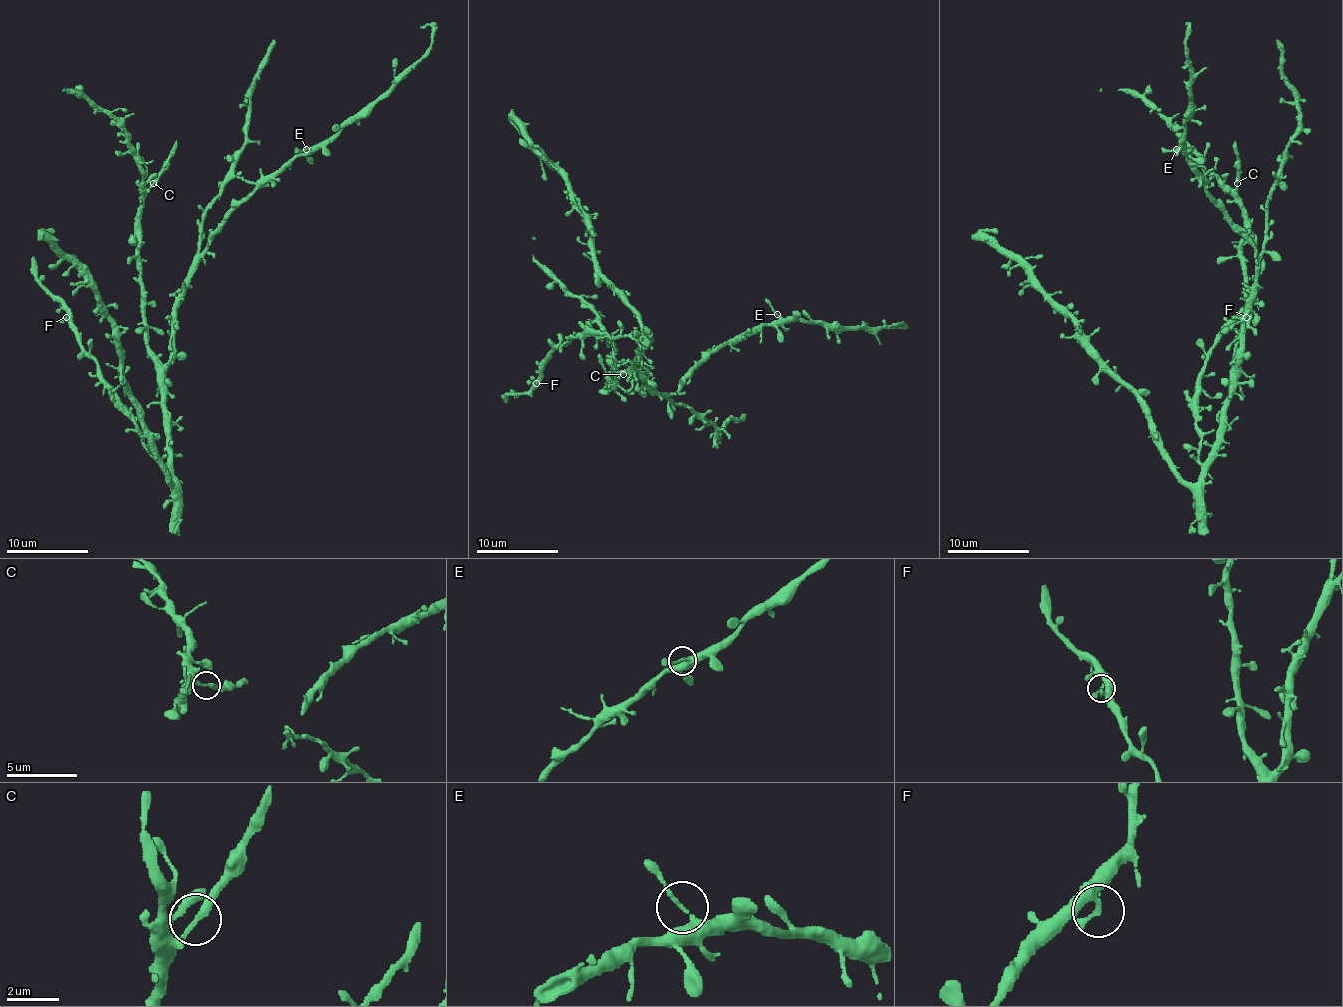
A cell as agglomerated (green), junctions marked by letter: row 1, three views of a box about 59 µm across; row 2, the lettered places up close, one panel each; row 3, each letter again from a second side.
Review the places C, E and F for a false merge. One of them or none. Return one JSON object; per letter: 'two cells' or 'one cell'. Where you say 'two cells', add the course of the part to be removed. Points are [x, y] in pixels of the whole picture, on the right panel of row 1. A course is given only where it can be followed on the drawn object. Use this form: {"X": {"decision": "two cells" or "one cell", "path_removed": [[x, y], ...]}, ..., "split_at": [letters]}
{"C": {"decision": "two cells", "path_removed": [[1237, 182], [1235, 141]]}, "E": {"decision": "one cell"}, "F": {"decision": "one cell"}, "split_at": ["C"]}

